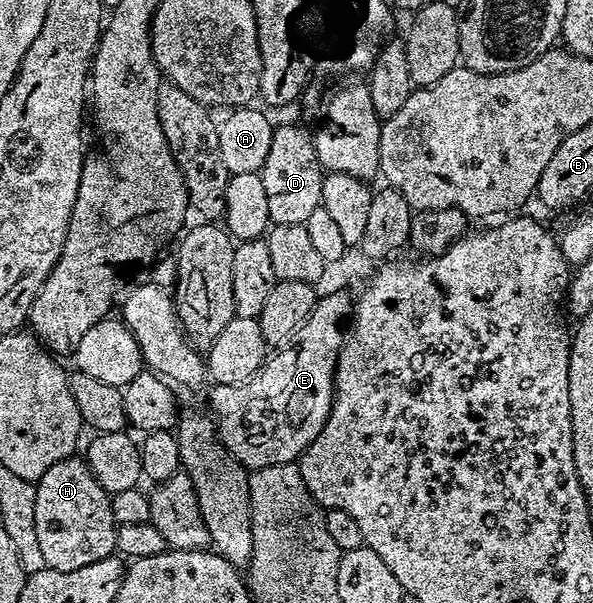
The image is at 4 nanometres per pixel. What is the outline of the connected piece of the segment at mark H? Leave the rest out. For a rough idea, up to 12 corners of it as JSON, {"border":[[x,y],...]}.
{"border":[[81,456],[36,482],[46,568],[115,552],[111,494]]}

